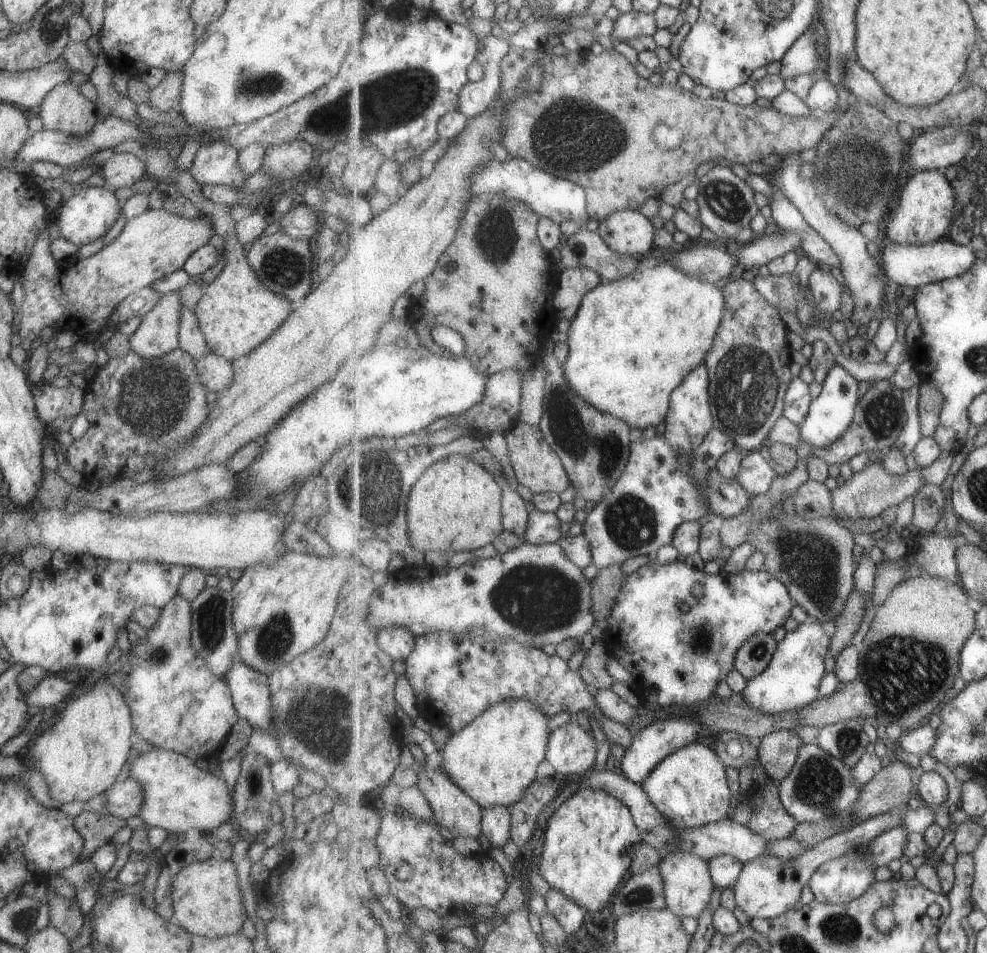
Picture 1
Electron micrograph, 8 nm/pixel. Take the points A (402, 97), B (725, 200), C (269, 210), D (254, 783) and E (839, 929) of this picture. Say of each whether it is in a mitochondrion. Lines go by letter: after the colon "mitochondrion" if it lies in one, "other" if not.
A: mitochondrion
B: mitochondrion
C: other
D: other
E: mitochondrion

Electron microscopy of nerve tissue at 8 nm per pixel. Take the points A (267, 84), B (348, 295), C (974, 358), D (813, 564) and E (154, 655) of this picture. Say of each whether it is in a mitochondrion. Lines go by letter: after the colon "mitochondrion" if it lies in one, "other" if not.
A: mitochondrion
B: other
C: mitochondrion
D: mitochondrion
E: mitochondrion

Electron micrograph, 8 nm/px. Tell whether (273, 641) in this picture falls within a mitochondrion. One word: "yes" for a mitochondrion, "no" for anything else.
yes

